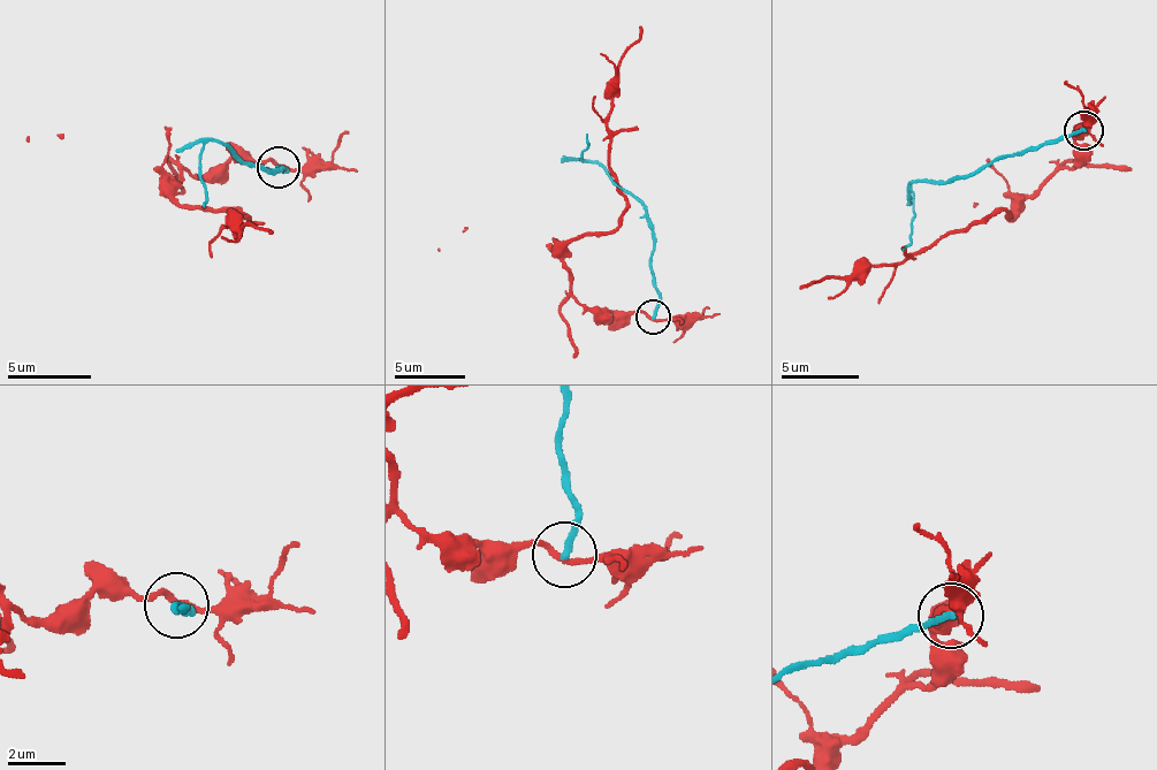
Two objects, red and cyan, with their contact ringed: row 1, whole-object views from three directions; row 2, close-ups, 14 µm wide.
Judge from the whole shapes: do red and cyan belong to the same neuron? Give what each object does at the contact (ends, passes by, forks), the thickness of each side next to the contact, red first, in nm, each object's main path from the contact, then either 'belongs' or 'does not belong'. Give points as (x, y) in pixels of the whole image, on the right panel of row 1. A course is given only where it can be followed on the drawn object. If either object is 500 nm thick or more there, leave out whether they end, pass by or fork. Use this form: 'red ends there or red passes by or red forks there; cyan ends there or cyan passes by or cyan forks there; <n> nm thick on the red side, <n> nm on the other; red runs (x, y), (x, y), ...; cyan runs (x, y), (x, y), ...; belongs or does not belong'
red passes by; cyan ends there; 180 nm thick on the red side, 240 nm on the other; red runs (1085, 127), (1074, 139), (1076, 162), (1028, 196), (1020, 214), (981, 218), (882, 264), (799, 287); cyan runs (1085, 130), (991, 159), (967, 174), (913, 182), (913, 237), (900, 250); does not belong

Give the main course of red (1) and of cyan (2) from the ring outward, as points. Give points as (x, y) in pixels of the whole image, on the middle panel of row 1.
1: (654, 319), (587, 310), (564, 261), (626, 206), (608, 109), (641, 25)
2: (654, 317), (652, 228), (642, 205), (596, 162), (586, 162), (580, 154), (588, 146), (586, 132)

